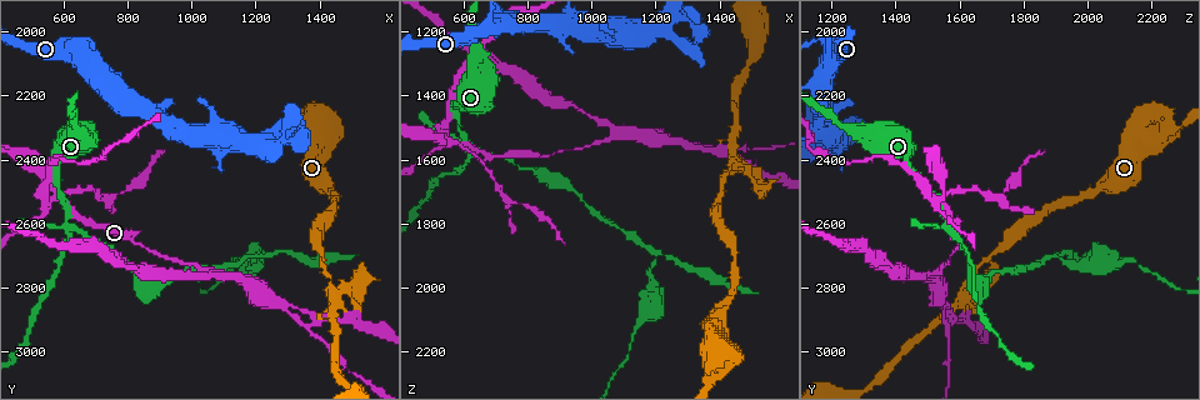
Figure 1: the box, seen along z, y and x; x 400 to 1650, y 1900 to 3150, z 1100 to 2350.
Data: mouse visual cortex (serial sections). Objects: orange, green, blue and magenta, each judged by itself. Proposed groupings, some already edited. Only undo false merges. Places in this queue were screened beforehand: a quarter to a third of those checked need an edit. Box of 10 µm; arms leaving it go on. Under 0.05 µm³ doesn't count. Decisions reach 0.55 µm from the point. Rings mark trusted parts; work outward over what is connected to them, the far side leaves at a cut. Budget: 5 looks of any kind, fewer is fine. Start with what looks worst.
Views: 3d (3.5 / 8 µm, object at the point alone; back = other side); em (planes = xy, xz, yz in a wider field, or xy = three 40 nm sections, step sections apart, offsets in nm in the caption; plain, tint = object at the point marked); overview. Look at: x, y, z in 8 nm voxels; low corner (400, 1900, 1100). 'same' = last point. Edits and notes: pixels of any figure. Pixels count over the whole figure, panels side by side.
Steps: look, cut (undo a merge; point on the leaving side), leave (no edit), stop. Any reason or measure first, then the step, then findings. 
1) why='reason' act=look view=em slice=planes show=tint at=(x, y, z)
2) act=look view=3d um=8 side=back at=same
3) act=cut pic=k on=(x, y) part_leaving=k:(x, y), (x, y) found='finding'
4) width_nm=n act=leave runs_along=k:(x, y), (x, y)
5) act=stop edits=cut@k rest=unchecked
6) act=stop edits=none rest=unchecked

why='sharp bend' act=look view=3d um=8 at=(590, 2510, 1550)

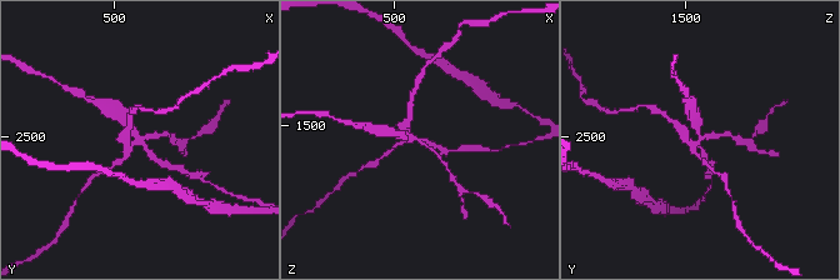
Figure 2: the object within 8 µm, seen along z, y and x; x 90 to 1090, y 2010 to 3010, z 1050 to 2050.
act=look view=3d um=3.5 at=same

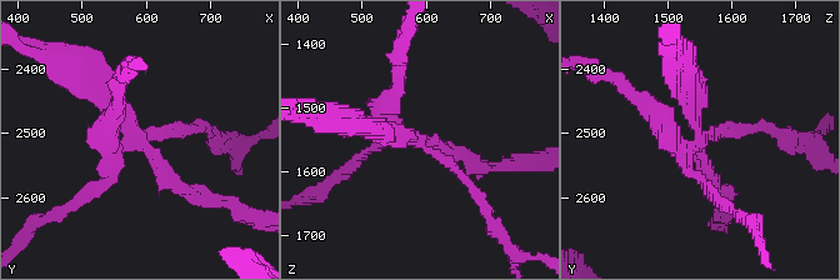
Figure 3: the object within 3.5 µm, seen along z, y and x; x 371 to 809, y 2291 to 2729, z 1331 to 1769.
act=cut pic=3 on=(103, 170) part_leaving=3:(131, 143), (104, 131), (120, 89) found='two cells meet here'

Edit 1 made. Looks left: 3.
why='sharp bend' act=look view=3d um=3.5 at=(1390, 2290, 2180)

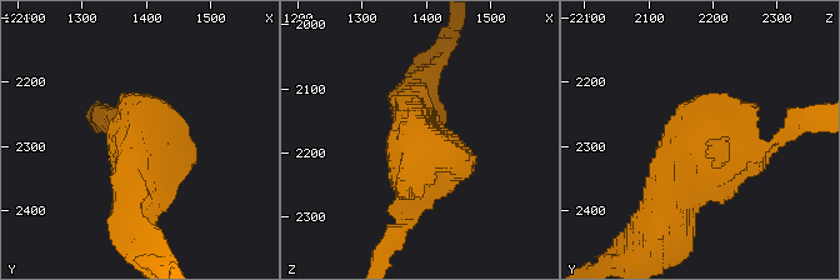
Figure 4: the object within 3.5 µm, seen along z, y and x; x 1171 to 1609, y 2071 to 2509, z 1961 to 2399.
act=look view=em slice=xy step=1 show=tint at=(1395, 2295, 2180)

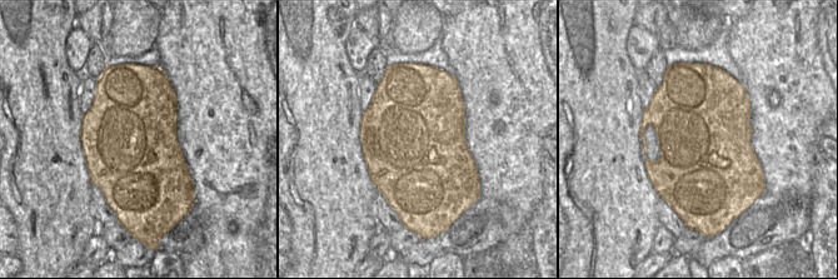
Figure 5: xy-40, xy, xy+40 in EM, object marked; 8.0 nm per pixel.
act=look view=em slice=xy step=5 show=tint at=same

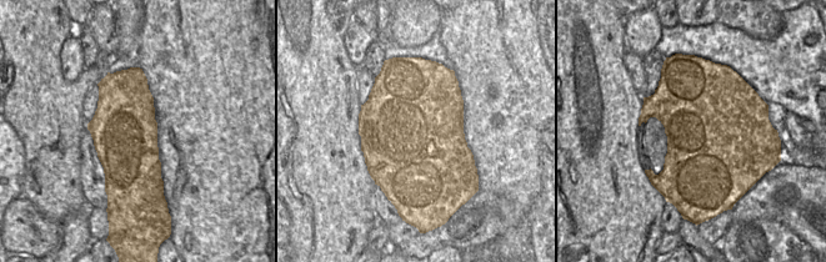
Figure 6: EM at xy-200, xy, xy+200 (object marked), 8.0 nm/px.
width_nm=850 act=leave runs_along=4:(656, 226), (733, 106) found='continuous, no second cell'

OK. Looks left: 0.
act=stop edits=cut@3 rest=unchecked

